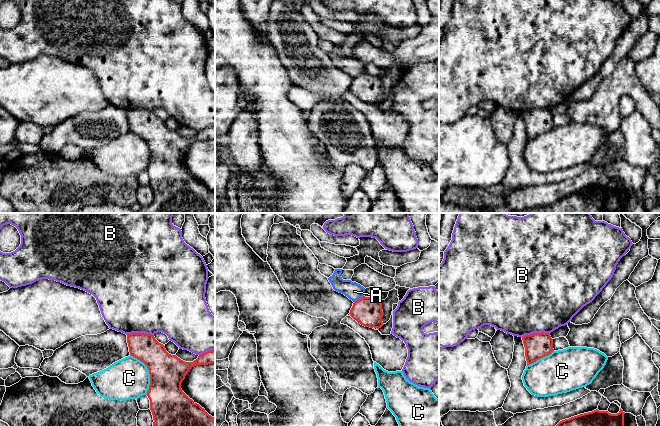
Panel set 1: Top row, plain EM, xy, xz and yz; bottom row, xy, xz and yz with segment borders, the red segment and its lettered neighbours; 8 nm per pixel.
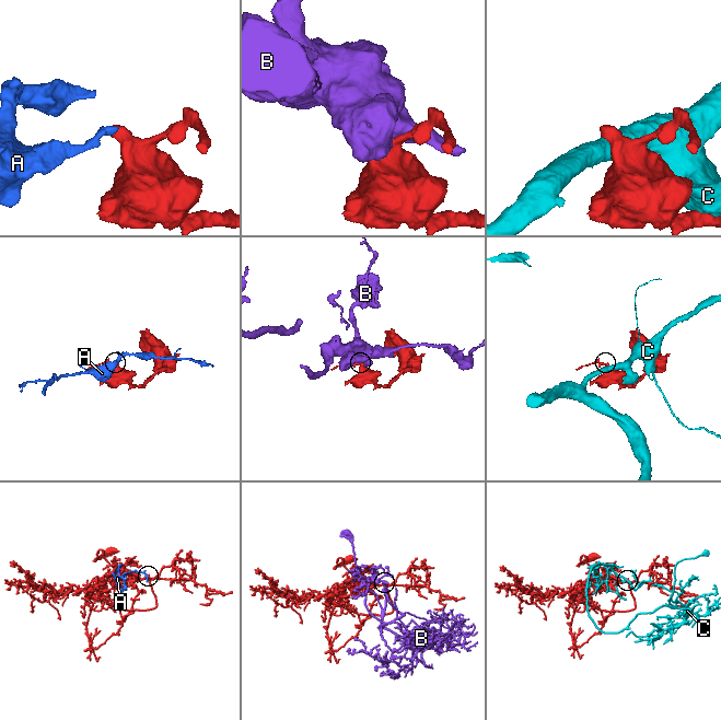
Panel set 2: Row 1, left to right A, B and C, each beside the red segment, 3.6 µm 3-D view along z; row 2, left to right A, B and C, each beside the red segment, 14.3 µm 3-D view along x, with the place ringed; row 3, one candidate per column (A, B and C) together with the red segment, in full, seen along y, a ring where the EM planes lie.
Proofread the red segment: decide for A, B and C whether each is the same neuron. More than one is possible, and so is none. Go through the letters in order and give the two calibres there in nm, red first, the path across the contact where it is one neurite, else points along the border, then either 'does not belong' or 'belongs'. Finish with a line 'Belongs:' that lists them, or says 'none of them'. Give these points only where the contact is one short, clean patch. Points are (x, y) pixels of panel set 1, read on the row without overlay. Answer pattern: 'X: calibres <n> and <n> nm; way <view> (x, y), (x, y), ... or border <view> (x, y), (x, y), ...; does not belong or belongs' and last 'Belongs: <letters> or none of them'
A: calibres 240 and 140 nm; border xz (363, 71), (354, 78); does not belong
B: calibres 200 and 500 nm; does not belong
C: calibres 280 and 320 nm; does not belong
Belongs: none of them

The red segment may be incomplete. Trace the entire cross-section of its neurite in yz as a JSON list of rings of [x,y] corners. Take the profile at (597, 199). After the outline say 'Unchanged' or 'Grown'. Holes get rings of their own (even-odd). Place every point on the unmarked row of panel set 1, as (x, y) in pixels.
[[[621,184],[617,190],[596,185],[592,188],[562,196],[553,204],[531,207],[513,213],[624,213],[624,190],[625,188]]]. Unchanged

